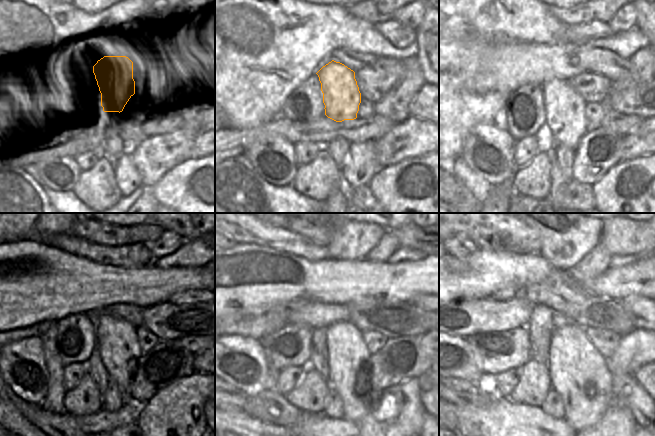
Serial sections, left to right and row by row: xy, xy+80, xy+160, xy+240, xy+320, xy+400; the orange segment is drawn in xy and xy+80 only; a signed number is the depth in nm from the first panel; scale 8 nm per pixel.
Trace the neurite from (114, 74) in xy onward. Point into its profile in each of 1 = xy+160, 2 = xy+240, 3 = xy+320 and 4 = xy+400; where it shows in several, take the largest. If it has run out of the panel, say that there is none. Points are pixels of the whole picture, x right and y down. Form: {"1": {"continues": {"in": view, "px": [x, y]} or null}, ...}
{"1": {"continues": {"in": "xy+160", "px": [565, 109]}}, "2": {"continues": {"in": "xy+240", "px": [117, 339]}}, "3": {"continues": {"in": "xy+320", "px": [349, 369]}}, "4": {"continues": {"in": "xy+400", "px": [578, 373]}}}

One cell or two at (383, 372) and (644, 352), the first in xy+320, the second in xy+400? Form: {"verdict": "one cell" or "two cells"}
{"verdict": "one cell"}

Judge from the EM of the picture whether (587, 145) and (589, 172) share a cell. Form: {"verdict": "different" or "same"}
{"verdict": "same"}

